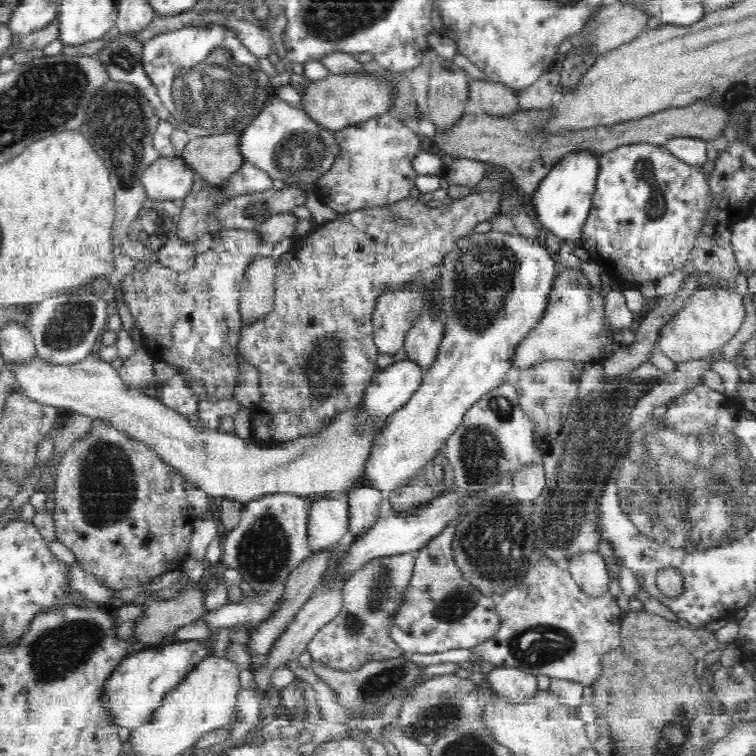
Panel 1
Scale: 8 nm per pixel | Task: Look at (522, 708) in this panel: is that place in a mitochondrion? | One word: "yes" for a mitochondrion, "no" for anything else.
no

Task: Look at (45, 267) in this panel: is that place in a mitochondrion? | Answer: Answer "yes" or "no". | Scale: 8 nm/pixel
no

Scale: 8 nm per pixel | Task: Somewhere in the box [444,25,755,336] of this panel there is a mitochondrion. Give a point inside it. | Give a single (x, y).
(655, 206)

